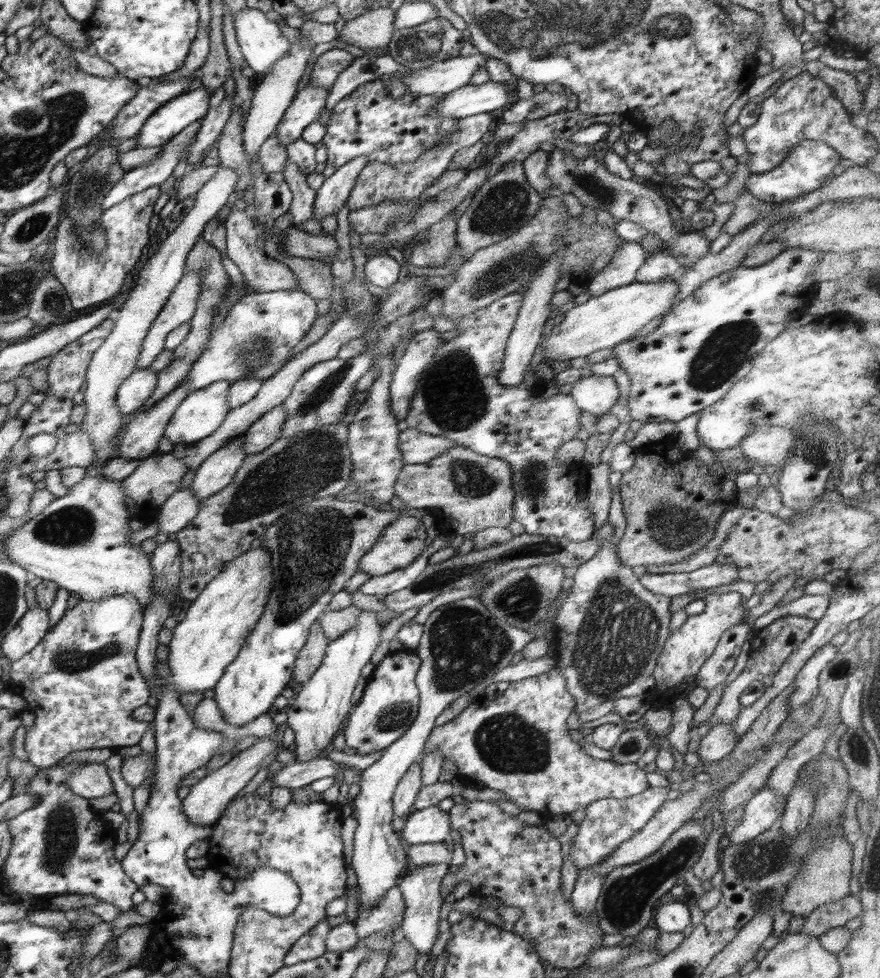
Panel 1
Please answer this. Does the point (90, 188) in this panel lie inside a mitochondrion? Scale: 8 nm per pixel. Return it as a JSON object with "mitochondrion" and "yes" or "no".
{"mitochondrion":"yes"}

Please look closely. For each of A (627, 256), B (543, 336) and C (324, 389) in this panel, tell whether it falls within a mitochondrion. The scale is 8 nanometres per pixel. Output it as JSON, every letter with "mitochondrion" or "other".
{"A":"other","B":"other","C":"mitochondrion"}

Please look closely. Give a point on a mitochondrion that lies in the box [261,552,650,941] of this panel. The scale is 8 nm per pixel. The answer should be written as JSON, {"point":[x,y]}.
{"point":[466,644]}

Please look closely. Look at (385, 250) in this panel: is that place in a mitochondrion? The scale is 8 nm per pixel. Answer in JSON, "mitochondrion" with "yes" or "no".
{"mitochondrion":"no"}

